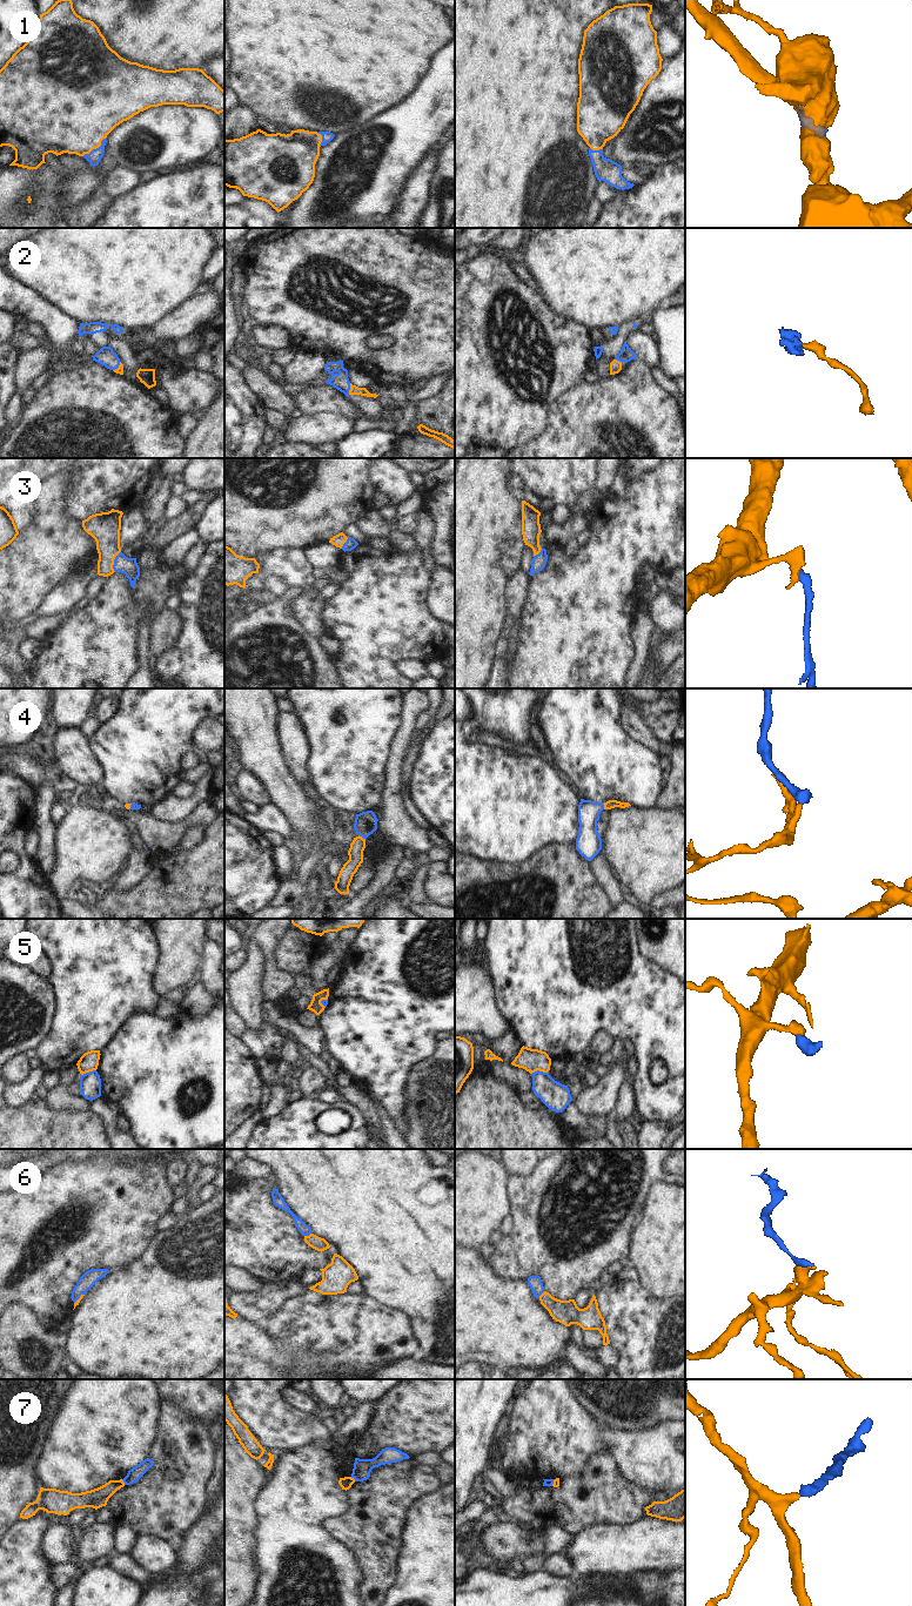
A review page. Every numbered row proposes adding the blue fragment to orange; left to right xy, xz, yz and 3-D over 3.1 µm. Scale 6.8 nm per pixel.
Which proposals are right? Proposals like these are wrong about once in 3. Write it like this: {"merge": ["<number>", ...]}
{"merge": ["1", "2", "3", "4"]}

